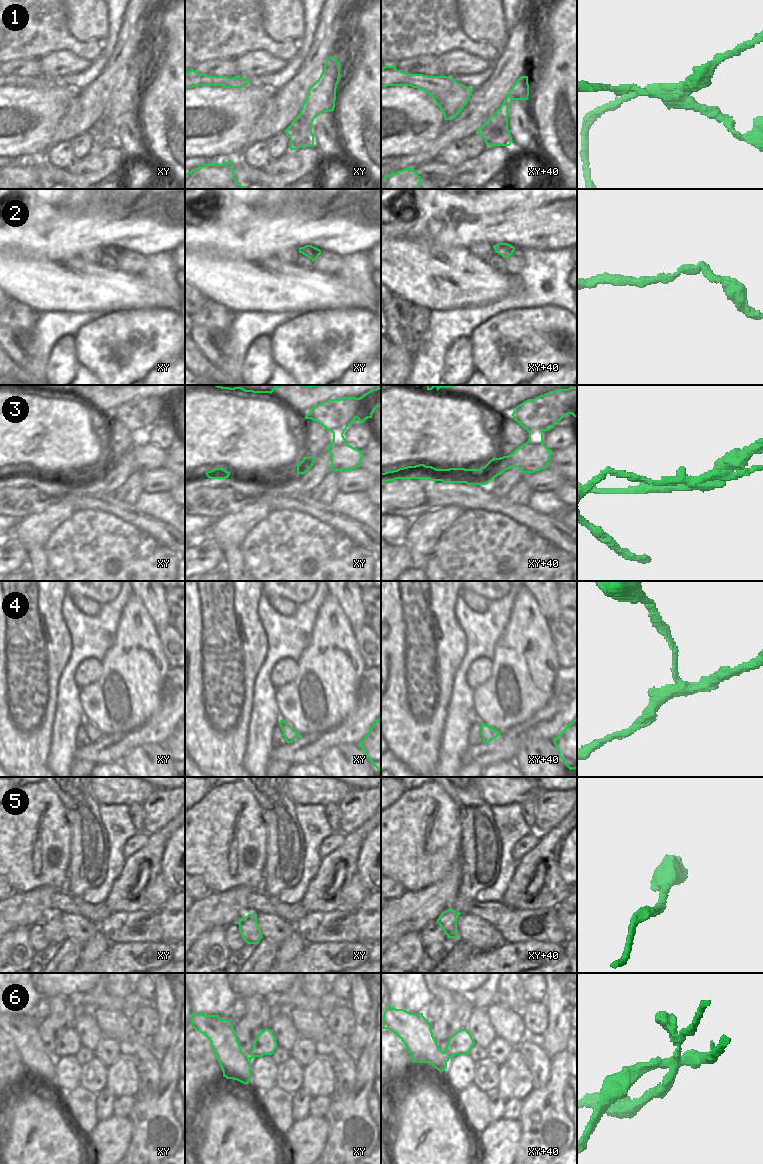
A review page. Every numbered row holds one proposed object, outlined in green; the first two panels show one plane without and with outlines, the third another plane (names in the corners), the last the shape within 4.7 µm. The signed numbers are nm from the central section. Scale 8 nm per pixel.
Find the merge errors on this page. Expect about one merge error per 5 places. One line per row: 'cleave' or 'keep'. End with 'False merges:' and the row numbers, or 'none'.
1: cleave
2: keep
3: cleave
4: keep
5: keep
6: cleave
False merges: 1, 3, 6

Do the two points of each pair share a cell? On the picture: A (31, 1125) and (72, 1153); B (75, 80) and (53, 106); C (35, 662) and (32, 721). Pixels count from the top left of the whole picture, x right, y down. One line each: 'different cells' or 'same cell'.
A: same cell
B: different cells
C: same cell

